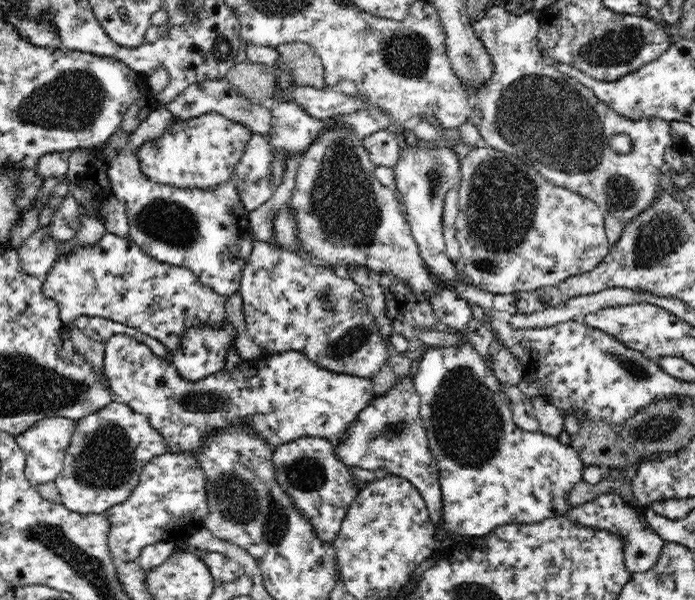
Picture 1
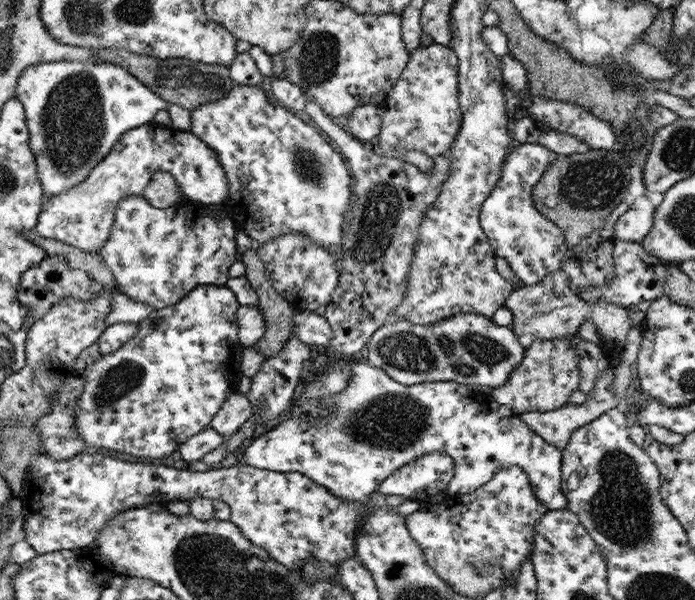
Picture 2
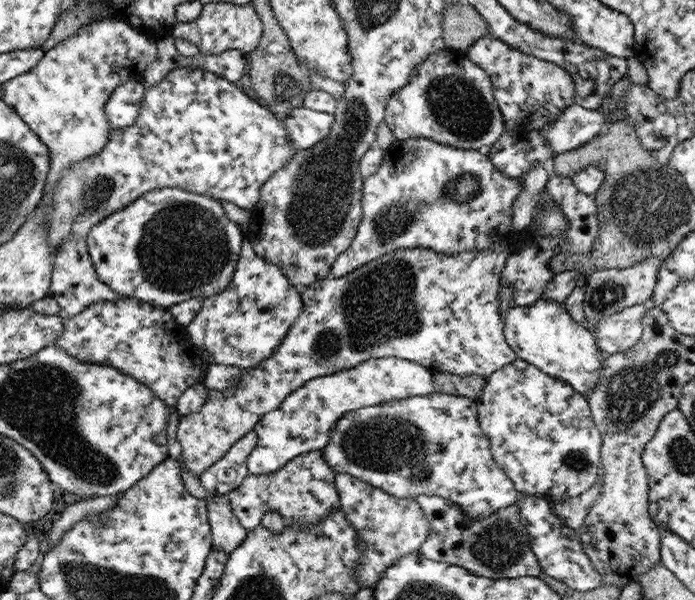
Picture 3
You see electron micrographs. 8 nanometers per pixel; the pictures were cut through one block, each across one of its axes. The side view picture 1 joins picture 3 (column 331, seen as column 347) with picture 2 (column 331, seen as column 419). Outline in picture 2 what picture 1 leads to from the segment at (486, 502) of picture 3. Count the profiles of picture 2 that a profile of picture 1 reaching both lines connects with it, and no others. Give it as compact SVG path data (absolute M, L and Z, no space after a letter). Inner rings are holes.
M351 360L349 379L343 390L319 397L319 406L329 406L333 413L325 419L307 421L305 415L286 419L267 432L253 438L245 447L239 463L275 472L300 472L331 491L336 498L348 502L366 498L382 480L399 470L403 464L427 454L439 452L453 460L454 477L443 491L448 495L471 493L500 468L517 465L527 475L535 499L548 510L566 509L567 502L560 489L560 452L543 442L520 416L508 406L500 405L485 392L475 392L470 385L451 381L431 381L405 386L396 383L385 371Z

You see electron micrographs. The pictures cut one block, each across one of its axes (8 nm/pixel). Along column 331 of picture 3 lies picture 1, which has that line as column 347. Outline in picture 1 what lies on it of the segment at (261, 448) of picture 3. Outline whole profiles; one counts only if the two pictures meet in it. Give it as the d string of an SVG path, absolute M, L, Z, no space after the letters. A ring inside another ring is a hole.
M119 334L111 336L108 340L105 340L104 345L104 362L102 363L102 367L104 367L103 375L107 378L110 390L114 394L113 400L128 405L134 412L146 415L150 425L164 437L167 450L174 453L178 451L186 451L187 453L196 455L197 448L201 446L201 438L205 437L206 433L217 431L220 427L225 427L226 425L232 427L231 424L237 423L238 421L246 421L246 423L250 423L250 427L252 427L258 435L262 435L266 443L270 443L274 448L279 444L284 444L303 436L318 436L327 438L331 442L338 442L346 432L346 428L349 427L349 424L353 423L353 420L356 420L358 412L363 408L366 408L370 404L370 401L375 397L374 381L370 377L352 376L350 373L334 372L327 370L326 368L321 368L318 364L315 364L310 360L310 358L307 358L304 353L298 351L288 351L274 355L269 354L266 357L261 357L254 361L245 361L244 364L242 364L242 368L234 372L234 374L226 374L225 372L220 371L211 374L210 376L205 376L202 380L186 382L186 380L176 372L174 364L172 364L169 359L155 356L151 351L151 348L142 344L142 341L139 341L138 339L125 334Z

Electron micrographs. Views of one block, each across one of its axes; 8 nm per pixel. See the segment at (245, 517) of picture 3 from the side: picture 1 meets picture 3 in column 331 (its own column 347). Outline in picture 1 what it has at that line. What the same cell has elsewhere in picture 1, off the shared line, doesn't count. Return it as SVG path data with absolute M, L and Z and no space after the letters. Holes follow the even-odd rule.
M318 436L298 437L275 447L273 461L276 479L282 489L291 496L306 518L312 519L318 537L332 543L338 536L350 504L360 492L354 486L351 470L334 456L333 442Z

